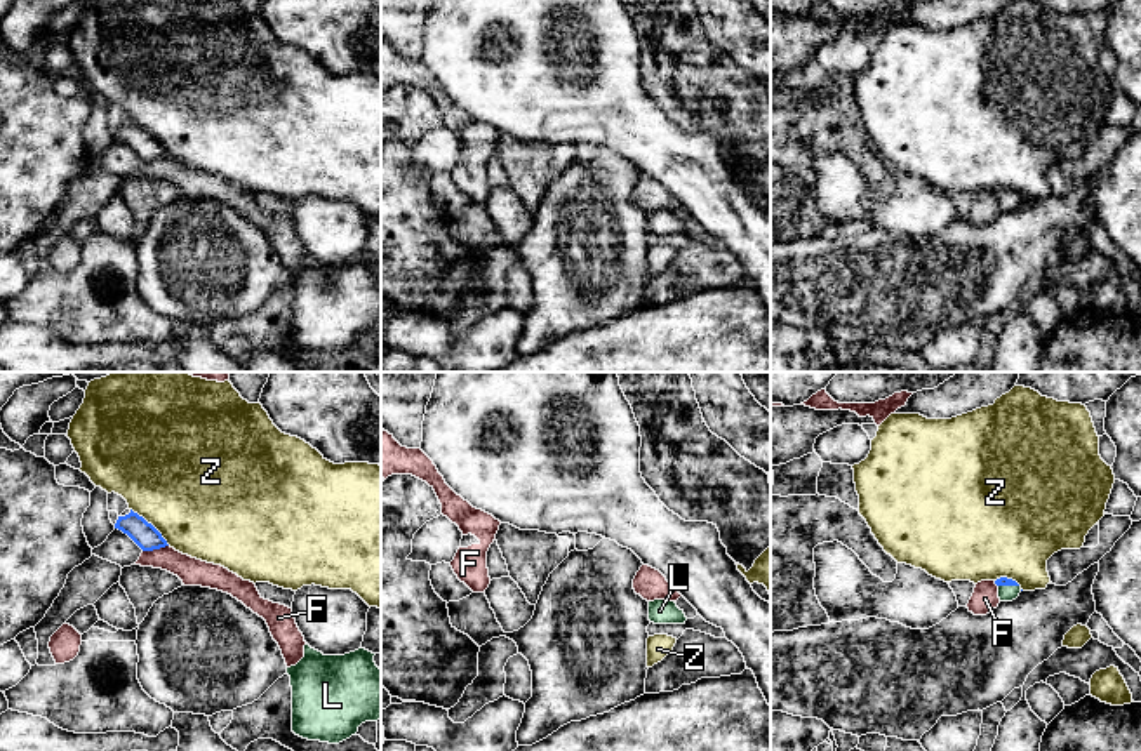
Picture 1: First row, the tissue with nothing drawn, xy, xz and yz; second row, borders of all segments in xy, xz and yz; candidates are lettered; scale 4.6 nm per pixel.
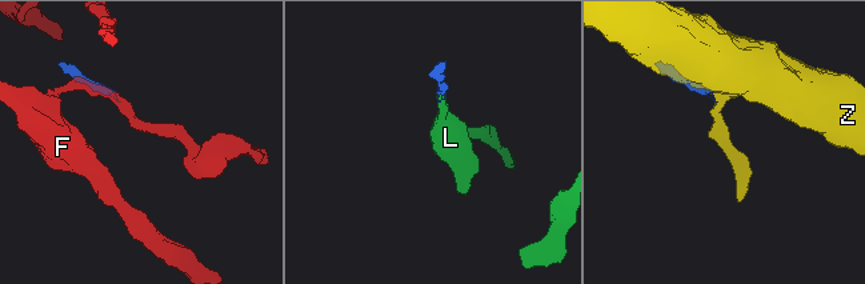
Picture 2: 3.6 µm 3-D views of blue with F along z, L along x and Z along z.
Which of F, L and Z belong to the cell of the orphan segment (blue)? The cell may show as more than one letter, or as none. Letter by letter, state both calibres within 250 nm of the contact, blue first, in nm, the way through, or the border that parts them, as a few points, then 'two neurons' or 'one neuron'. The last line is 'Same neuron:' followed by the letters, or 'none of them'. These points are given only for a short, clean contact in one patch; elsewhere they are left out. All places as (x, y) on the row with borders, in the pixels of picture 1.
F: 110/130 nm | two neurons
L: 50/80 nm | across yz (1002, 581), (1009, 584), (1006, 593) | one neuron
Z: 110/500 nm | two neurons
Same neuron: L

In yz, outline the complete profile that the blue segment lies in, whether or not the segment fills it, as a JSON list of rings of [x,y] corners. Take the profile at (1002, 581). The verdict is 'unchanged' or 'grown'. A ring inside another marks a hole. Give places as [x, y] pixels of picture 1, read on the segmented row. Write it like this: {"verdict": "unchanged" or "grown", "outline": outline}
{"verdict": "grown", "outline": [[[1000,577],[1000,579],[995,581],[995,584],[998,586],[1000,601],[1012,601],[1021,593],[1021,586],[1012,579]]]}

